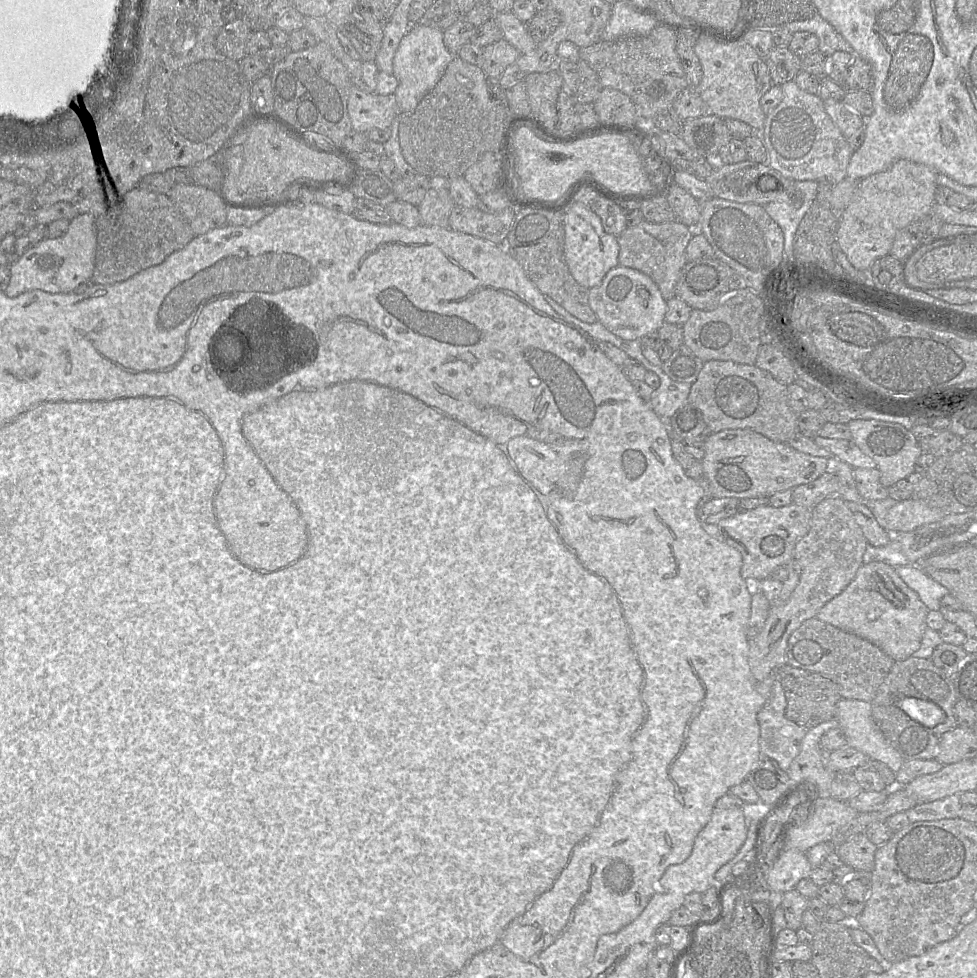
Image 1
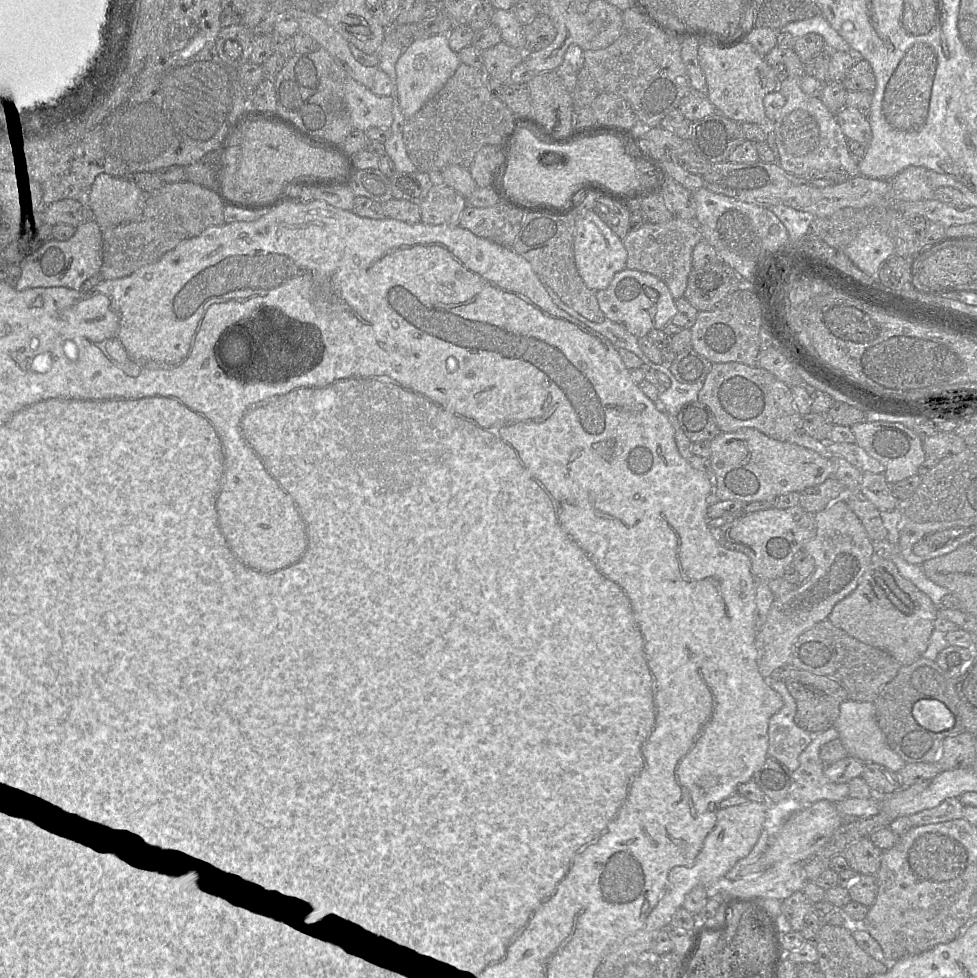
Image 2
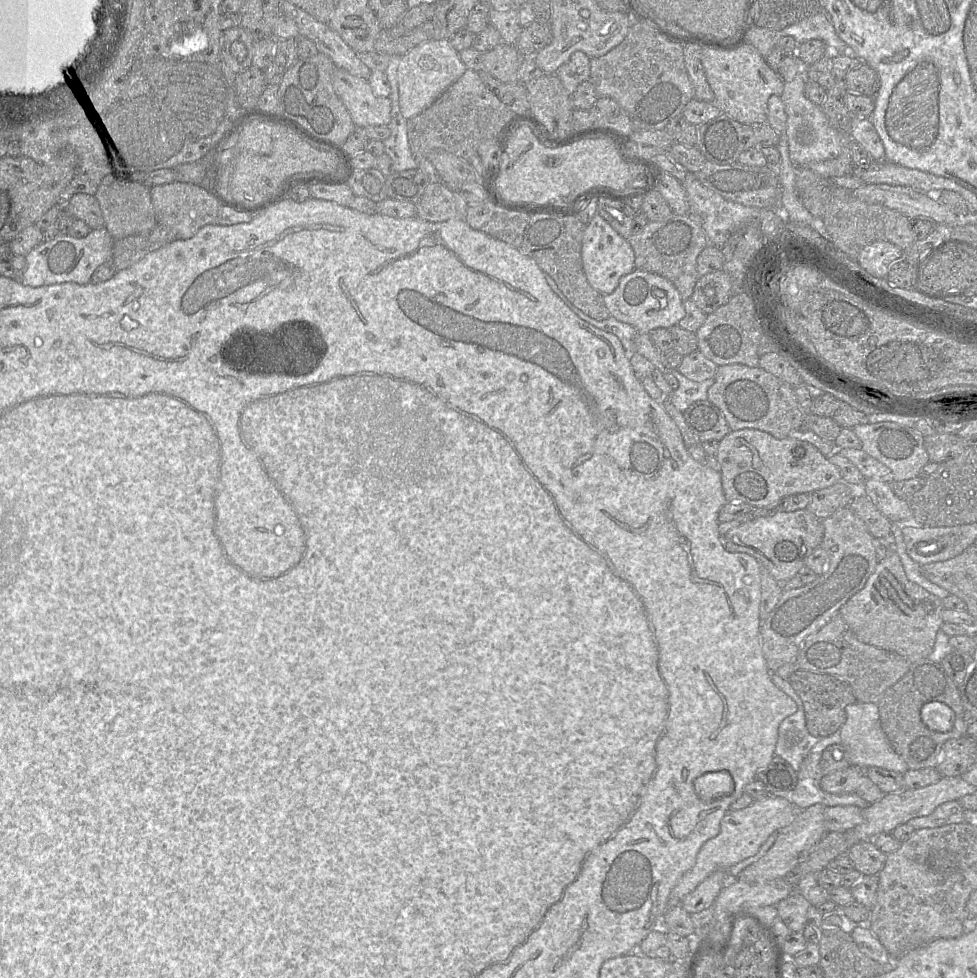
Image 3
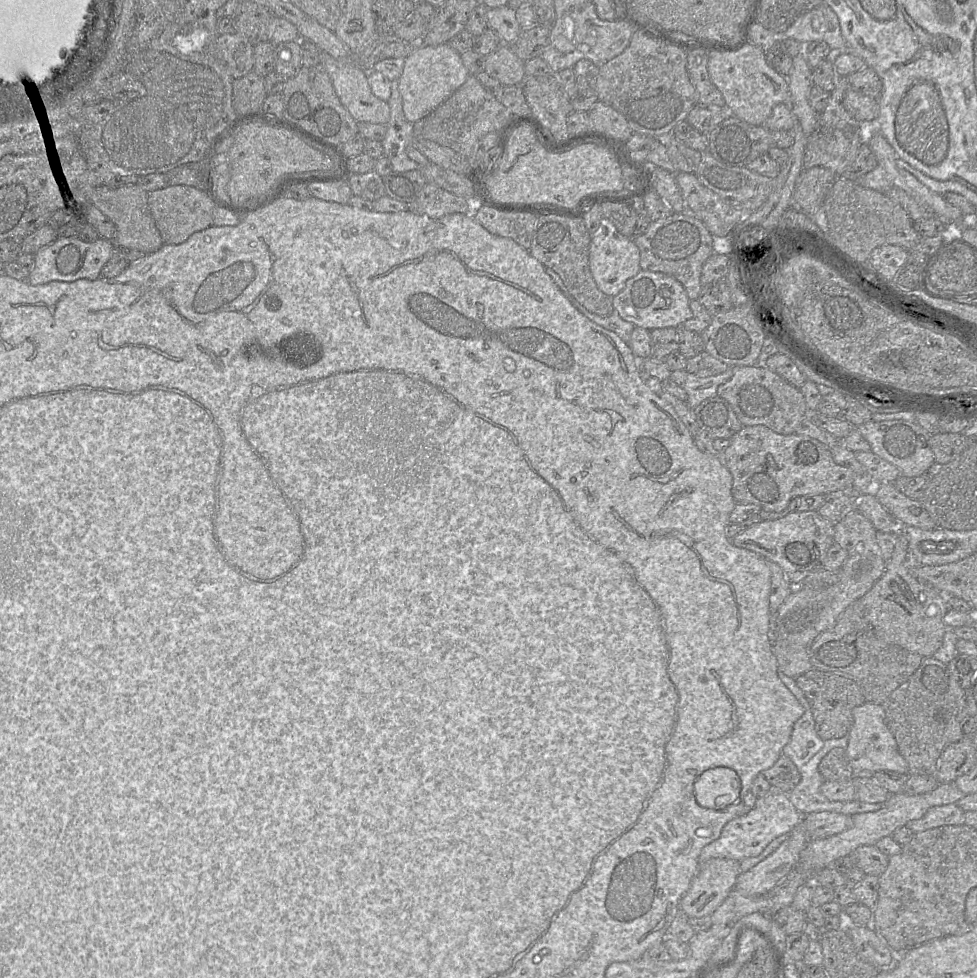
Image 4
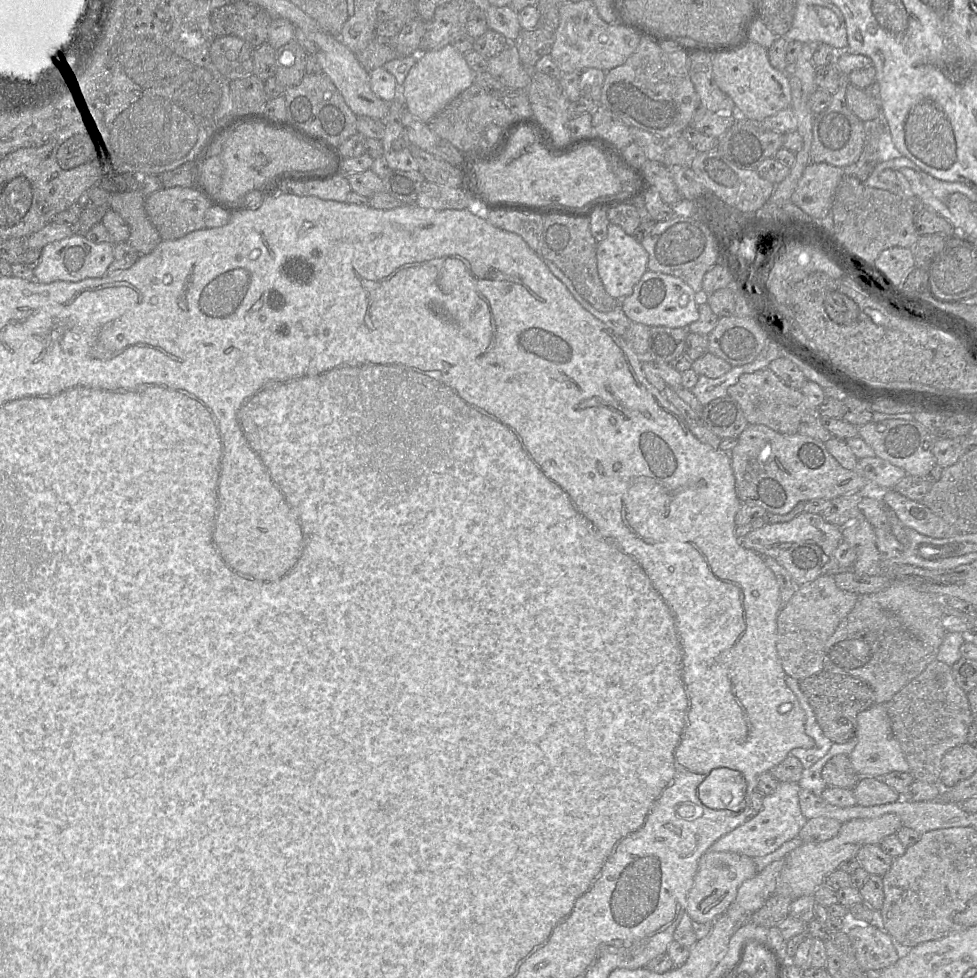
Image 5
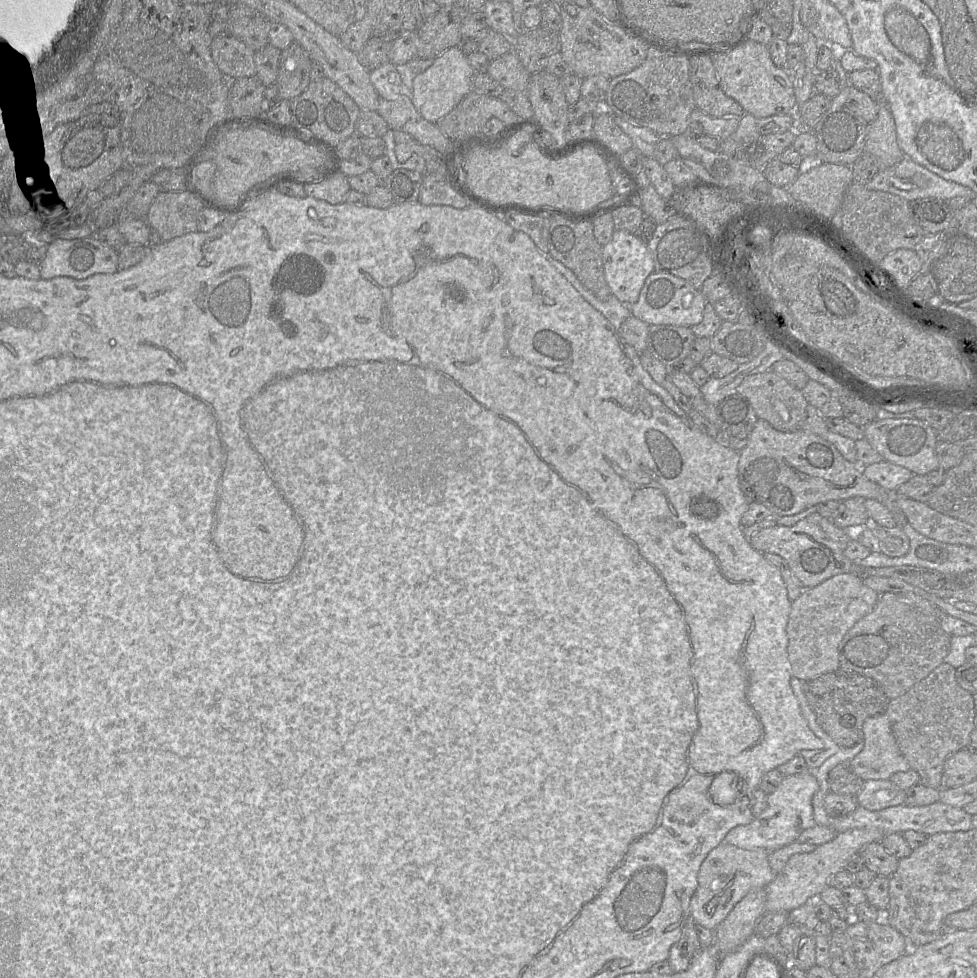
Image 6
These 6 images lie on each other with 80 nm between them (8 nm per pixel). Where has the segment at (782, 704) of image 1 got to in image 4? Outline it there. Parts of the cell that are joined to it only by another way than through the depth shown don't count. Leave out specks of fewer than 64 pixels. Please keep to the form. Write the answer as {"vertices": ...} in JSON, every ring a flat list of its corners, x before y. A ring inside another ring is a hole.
{"vertices":[[778,671,778,677,796,697,804,710,803,715,793,725,789,742,782,749,782,755,792,760,799,770,821,750,824,740,815,731,815,722,809,703,797,686,795,678,788,677,780,671]]}

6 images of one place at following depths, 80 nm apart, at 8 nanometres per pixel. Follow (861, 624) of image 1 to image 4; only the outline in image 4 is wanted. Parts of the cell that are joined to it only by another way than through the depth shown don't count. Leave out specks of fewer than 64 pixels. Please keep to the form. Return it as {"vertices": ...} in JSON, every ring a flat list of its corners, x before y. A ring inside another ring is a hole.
{"vertices":[[900,532,896,535,893,554,886,562,885,571,872,588,860,598,865,607,867,621,877,629,887,641,909,652,931,657,942,645,947,631,944,616,949,610,938,589,912,576,907,567,908,540]]}

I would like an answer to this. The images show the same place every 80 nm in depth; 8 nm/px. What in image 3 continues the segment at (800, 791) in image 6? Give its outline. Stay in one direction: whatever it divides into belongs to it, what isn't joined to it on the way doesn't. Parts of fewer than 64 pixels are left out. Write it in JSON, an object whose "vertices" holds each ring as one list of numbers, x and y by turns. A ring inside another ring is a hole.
{"vertices":[[772,795,763,800,754,800,743,809,728,811,721,820,718,835,701,846,695,865,681,877,672,889,669,895,669,908,671,905,681,905,682,899,714,871,728,870,736,863,755,855,773,832,779,831,793,822,797,811,799,810,786,798]]}

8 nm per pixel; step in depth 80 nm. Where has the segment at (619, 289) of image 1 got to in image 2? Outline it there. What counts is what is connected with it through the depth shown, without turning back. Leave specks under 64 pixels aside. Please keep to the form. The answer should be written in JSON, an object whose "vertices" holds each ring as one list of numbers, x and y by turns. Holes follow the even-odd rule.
{"vertices":[[625,268,617,272,608,287,595,294,606,319,623,325,637,338,647,336,654,329,663,330,677,313,667,285,658,277,638,270]]}

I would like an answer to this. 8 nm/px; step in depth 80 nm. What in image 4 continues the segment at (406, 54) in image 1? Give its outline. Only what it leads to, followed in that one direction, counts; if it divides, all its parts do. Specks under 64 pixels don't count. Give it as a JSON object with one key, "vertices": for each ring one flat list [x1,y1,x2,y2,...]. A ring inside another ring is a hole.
{"vertices":[[448,43,440,45,418,45,404,60,398,87,402,97,402,109,410,123,429,115,447,100,470,76,461,54]]}

